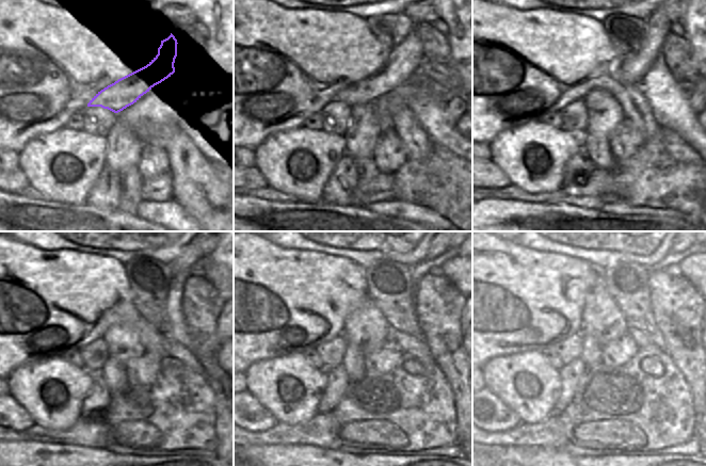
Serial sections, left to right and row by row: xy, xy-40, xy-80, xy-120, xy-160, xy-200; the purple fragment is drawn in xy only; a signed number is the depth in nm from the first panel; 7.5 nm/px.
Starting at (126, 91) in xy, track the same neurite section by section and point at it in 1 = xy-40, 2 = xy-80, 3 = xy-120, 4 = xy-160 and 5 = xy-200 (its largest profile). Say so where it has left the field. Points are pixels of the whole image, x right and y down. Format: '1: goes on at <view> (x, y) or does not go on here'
1: goes on at xy-40 (404, 60)
2: goes on at xy-80 (631, 70)
3: goes on at xy-120 (180, 267)
4: goes on at xy-160 (432, 253)
5: goes on at xy-200 (670, 253)

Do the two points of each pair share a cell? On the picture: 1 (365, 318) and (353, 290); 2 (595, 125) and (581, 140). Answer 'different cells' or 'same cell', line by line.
1: different cells
2: different cells

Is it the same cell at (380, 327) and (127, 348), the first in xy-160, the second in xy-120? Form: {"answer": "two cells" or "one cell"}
{"answer": "one cell"}

